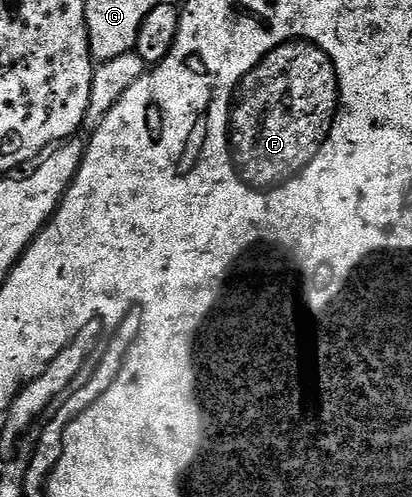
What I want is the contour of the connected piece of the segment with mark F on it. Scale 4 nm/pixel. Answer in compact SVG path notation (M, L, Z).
M288 41L282 43L277 49L273 49L262 60L262 66L259 71L255 71L251 75L251 79L247 79L247 83L243 83L243 91L239 91L239 107L235 107L235 172L239 178L249 187L256 189L271 189L276 185L282 184L288 179L295 178L303 168L307 167L307 159L311 159L311 151L315 151L315 143L319 143L319 139L323 139L323 131L327 131L327 119L335 116L339 105L339 82L335 76L335 67L331 63L331 58L325 54L323 50L315 43L306 41Z

